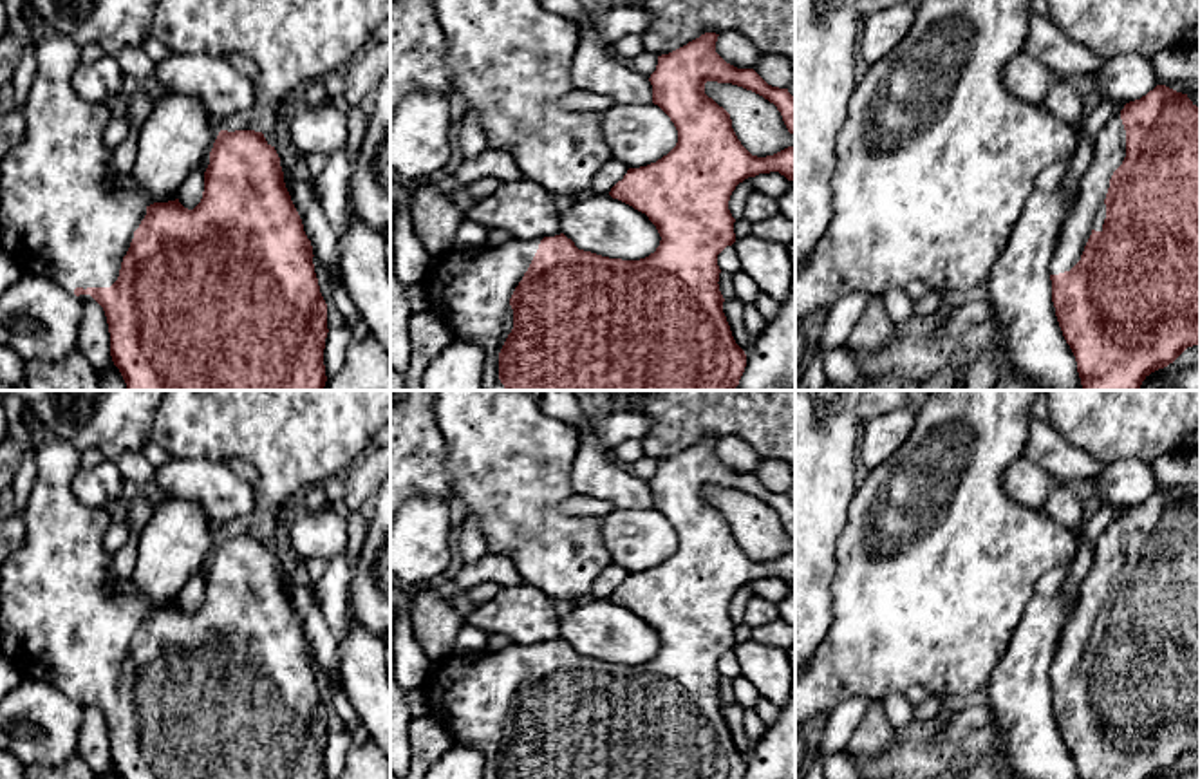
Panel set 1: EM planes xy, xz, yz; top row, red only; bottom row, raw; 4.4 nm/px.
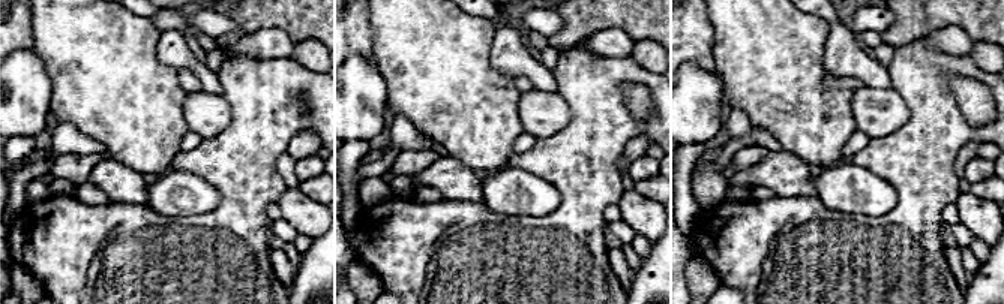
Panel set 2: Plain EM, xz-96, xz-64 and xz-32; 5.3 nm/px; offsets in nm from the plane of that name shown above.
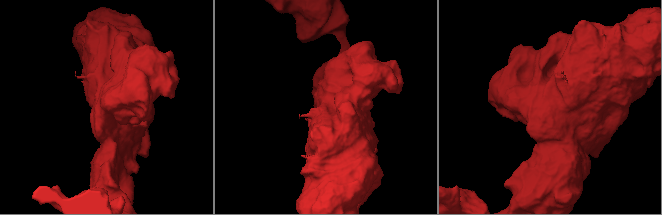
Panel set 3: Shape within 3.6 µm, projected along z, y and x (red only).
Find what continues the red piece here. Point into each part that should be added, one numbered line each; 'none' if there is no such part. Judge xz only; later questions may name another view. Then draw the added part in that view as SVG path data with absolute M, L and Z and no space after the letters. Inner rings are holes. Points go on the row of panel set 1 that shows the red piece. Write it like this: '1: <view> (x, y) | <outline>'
1: xz (470, 290) | M511 239L497 248L452 248L439 260L432 260L421 284L428 309L439 314L452 336L481 347L484 354L483 390L506 390L499 380L499 352L513 329L510 298L528 271L542 239Z

